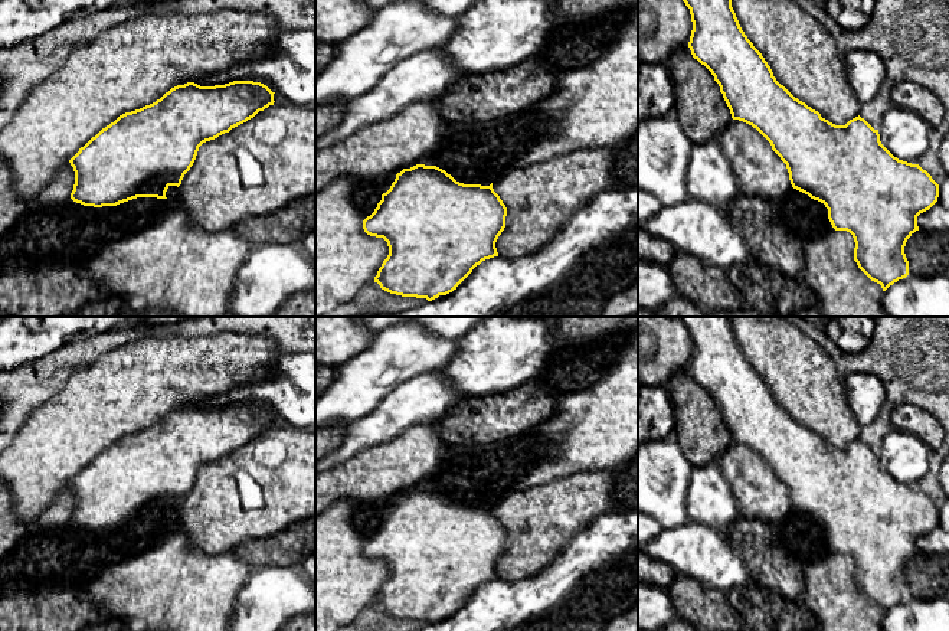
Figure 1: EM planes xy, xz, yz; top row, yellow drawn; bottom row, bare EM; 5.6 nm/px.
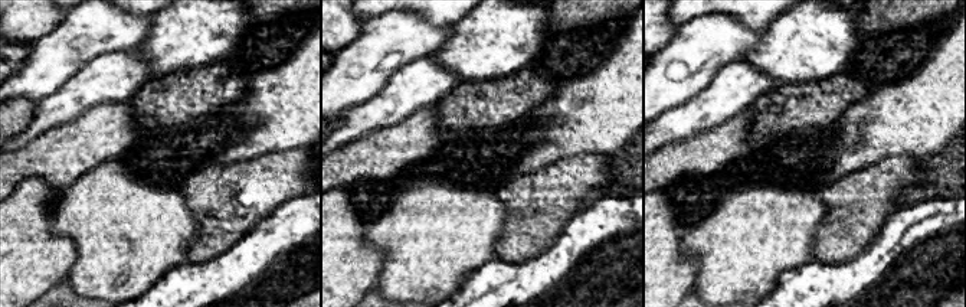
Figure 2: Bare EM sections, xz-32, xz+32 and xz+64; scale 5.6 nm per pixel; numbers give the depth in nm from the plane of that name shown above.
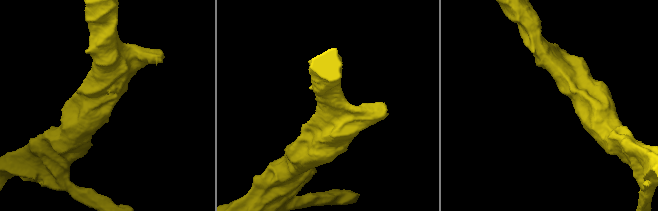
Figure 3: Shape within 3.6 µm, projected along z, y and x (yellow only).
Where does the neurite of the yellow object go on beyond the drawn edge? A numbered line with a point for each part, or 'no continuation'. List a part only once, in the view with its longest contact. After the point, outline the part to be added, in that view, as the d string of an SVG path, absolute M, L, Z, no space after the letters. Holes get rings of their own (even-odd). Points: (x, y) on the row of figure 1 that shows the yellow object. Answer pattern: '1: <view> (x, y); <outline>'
no continuation

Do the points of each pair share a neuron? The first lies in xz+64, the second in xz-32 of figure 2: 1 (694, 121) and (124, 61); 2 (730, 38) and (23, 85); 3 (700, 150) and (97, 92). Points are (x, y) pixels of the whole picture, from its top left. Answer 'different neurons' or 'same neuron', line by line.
1: same neuron
2: same neuron
3: different neurons

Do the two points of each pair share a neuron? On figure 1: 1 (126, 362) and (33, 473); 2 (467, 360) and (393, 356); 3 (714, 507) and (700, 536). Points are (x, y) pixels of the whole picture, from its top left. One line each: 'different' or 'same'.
1: same
2: different
3: different

